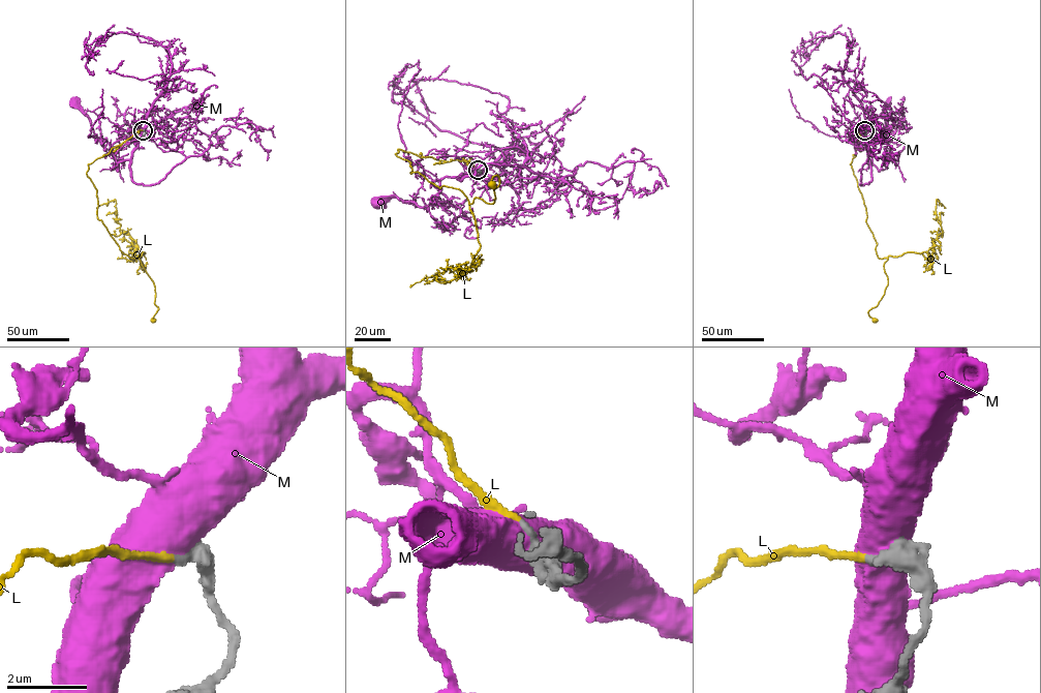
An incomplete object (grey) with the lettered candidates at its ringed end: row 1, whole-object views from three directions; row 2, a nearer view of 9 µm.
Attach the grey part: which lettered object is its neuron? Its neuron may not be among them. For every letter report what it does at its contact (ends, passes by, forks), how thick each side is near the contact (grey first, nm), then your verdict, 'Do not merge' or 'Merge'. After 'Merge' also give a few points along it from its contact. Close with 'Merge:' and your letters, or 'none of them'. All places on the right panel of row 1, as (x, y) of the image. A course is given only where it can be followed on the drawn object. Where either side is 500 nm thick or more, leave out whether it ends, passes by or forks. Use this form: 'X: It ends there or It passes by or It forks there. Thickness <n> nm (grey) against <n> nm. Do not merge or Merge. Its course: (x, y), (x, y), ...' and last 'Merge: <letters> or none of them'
L: It ends there. Thickness 260 nm (grey) against 160 nm. Merge. Its course: (864, 130), (858, 132), (850, 163), (877, 257), (888, 258), (884, 294), (868, 311), (875, 320)
M: Thickness 550 nm (grey) against 750 nm. Do not merge
Merge: L

